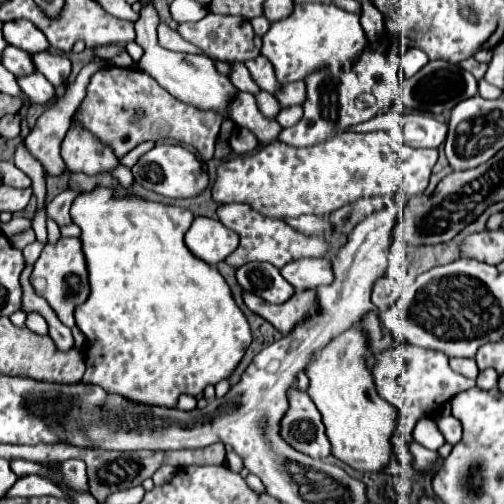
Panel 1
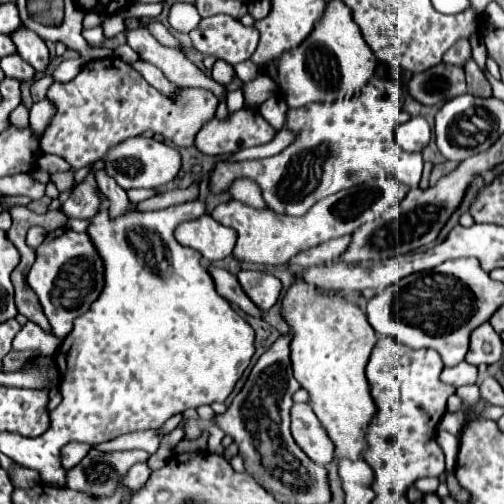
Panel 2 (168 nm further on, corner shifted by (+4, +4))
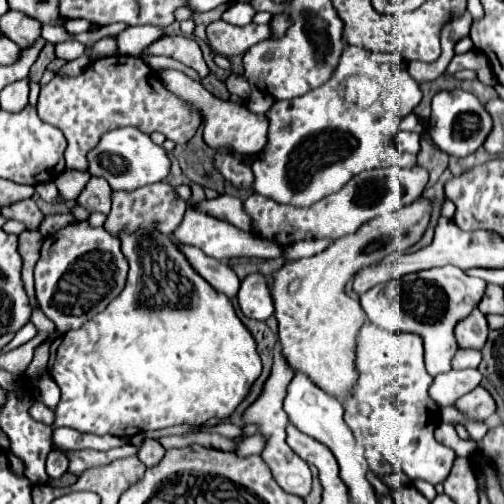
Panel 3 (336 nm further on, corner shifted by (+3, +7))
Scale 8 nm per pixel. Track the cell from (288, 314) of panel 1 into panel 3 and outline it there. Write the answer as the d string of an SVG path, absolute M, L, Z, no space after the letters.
M178 244L178 250L182 250L182 254L186 256L186 260L190 262L190 266L216 290L226 294L228 298L234 298L238 288L240 288L240 280L238 276L230 270L230 266L226 262L214 260L210 256L206 256L204 252L198 252L198 248L186 248L184 244Z

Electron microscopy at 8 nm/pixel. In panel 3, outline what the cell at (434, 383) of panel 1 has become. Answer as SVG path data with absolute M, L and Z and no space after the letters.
M368 320L358 330L354 354L356 354L358 378L348 398L342 400L342 406L344 406L344 420L348 428L358 428L356 438L362 440L366 448L364 456L370 470L376 476L382 476L382 474L390 474L394 468L402 468L408 476L424 476L424 480L432 482L434 486L444 482L446 476L450 474L456 454L452 448L446 448L434 440L434 430L440 422L440 408L438 404L434 404L434 400L428 394L428 388L434 378L426 372L422 338L410 332L396 332L396 334L386 332Z

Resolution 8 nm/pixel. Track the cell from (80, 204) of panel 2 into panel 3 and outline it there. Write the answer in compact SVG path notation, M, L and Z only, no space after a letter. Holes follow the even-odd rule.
M92 176L90 182L86 184L86 188L82 190L80 198L78 198L78 204L88 208L90 212L102 212L102 214L108 214L110 212L110 196L112 196L112 188L110 184L106 184L106 180L102 178L96 178ZM96 198L96 208L90 204L90 200Z

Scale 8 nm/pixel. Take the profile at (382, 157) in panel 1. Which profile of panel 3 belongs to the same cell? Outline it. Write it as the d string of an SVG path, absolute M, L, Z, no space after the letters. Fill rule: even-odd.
M346 46L346 48L342 50L342 56L340 56L340 62L338 62L338 68L334 70L334 76L332 76L326 84L322 84L322 86L318 86L318 88L314 88L314 90L306 92L304 96L298 96L298 98L292 98L292 100L278 100L278 102L274 102L274 104L272 104L272 108L266 112L266 118L268 118L269 122L268 142L266 142L266 146L262 148L262 152L258 152L258 154L256 154L256 162L252 164L252 172L254 172L254 190L256 190L258 194L264 194L264 196L272 198L272 200L278 200L280 204L292 204L292 206L302 206L302 208L306 208L306 206L314 204L316 200L322 200L322 196L328 196L328 194L332 194L332 192L338 192L338 190L340 190L340 188L342 188L342 186L344 186L352 176L360 174L362 170L380 168L380 166L382 166L382 168L386 168L386 166L402 166L402 168L412 168L412 166L416 166L416 156L400 154L400 152L394 148L394 136L396 136L396 132L398 132L398 128L400 128L400 120L402 120L406 115L412 113L414 108L422 100L422 90L420 90L418 82L416 82L416 80L406 72L406 68L408 68L408 62L406 62L406 60L402 60L398 54L372 52L372 50L366 50L366 48L360 48L360 46ZM356 60L378 60L378 76L370 76L370 78L374 78L376 82L380 82L380 84L386 88L386 94L382 94L382 96L380 96L380 102L378 102L376 106L358 108L356 104L346 104L346 102L344 102L344 98L342 98L342 94L340 94L340 82L342 82L348 74L356 74Z

